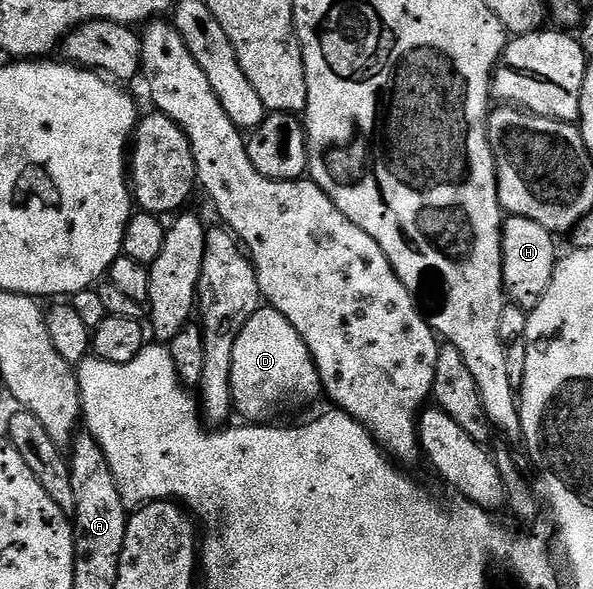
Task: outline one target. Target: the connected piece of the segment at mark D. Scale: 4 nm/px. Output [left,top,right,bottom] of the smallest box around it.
[230,308,323,424]

